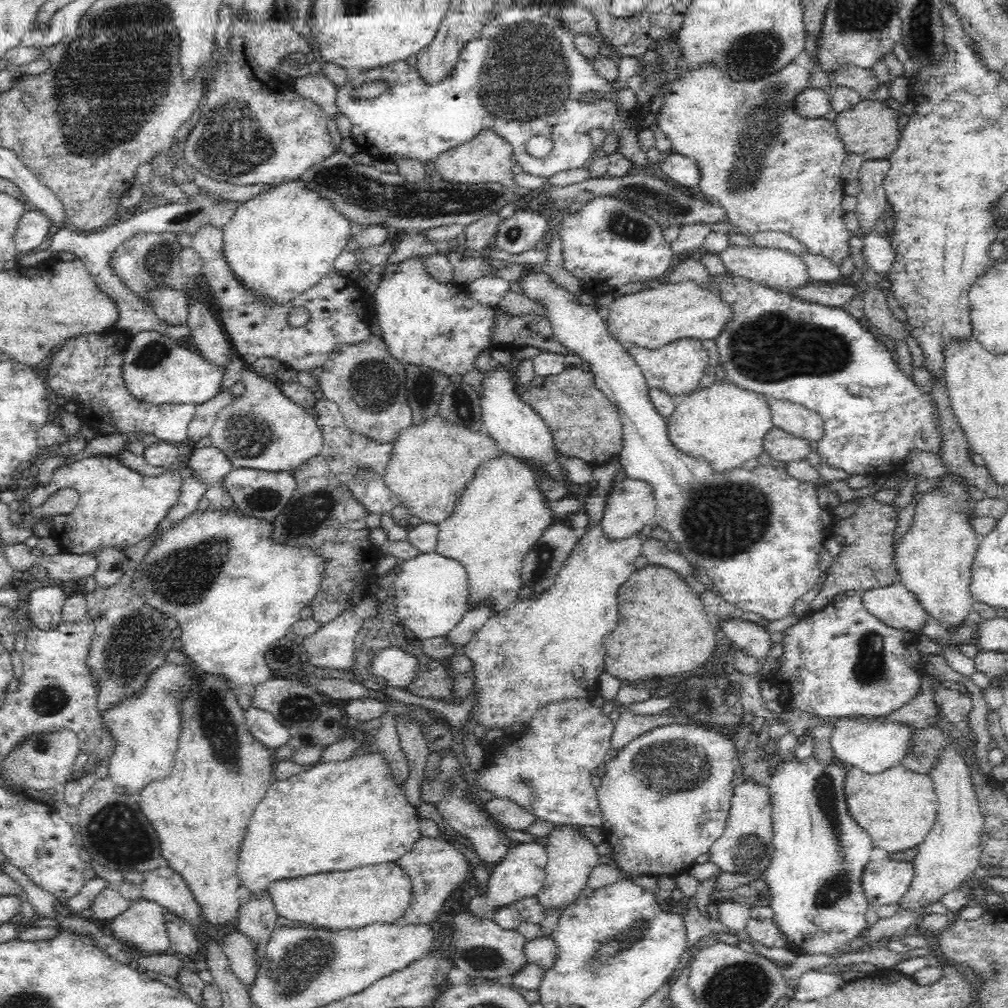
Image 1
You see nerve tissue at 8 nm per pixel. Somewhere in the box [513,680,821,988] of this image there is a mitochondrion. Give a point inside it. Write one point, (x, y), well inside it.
(668, 770)

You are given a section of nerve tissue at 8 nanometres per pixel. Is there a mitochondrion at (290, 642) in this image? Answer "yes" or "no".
no

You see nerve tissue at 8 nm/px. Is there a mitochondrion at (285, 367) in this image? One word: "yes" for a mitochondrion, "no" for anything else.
no

